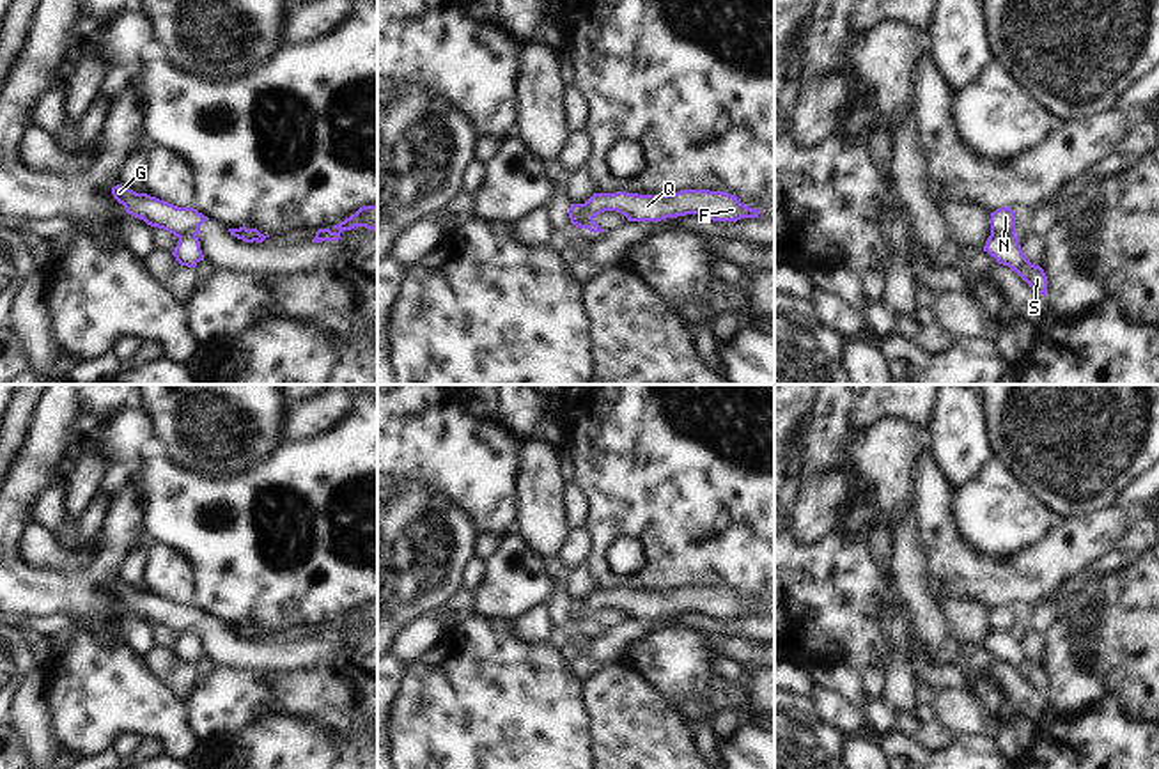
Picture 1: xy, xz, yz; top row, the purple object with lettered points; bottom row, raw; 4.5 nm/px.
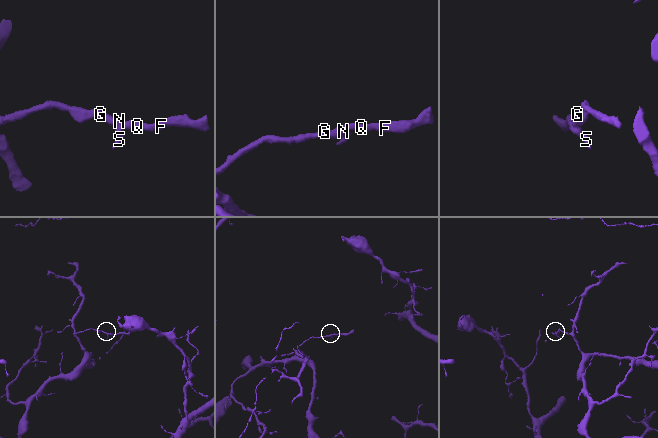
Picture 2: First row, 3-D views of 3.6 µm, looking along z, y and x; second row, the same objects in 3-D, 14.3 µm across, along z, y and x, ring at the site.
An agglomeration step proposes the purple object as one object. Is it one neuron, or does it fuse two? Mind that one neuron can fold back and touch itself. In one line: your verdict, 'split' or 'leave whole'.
split

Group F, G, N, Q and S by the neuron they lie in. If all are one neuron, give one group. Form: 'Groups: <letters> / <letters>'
Groups: F Q S / G N

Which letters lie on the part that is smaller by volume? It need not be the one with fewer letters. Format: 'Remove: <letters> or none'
Remove: F, Q, S

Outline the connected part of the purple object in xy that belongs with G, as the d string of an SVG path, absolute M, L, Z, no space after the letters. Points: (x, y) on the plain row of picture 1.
M122 581L112 585L113 595L126 610L144 617L151 624L163 625L175 634L198 631L200 622L209 615L193 604L177 604L147 590L136 590Z

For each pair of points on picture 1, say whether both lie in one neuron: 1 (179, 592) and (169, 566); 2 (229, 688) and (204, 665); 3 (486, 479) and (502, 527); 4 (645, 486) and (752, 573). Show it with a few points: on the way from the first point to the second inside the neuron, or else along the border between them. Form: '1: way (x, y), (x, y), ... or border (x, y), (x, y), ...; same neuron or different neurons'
1: way (178, 585), (169, 573); same neuron
2: border (215, 667), (199, 677); different neurons
3: way (486, 491), (490, 507), (497, 514); same neuron
4: way (676, 486), (736, 543); same neuron

